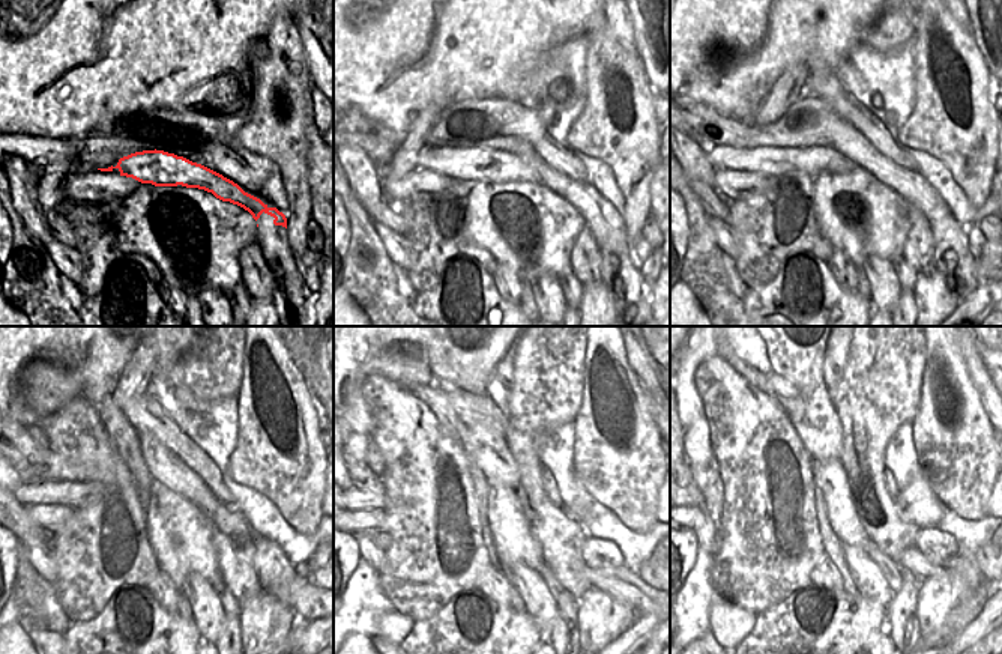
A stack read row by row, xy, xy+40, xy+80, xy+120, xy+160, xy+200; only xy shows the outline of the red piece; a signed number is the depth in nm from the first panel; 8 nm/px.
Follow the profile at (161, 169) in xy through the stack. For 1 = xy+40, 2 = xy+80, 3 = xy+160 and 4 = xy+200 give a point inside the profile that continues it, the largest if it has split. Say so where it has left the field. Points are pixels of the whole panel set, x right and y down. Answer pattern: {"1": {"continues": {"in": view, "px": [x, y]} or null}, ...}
{"1": {"continues": {"in": "xy+40", "px": [479, 164]}}, "2": {"continues": {"in": "xy+80", "px": [772, 161]}}, "3": {"continues": {"in": "xy+160", "px": [364, 498]}}, "4": {"continues": {"in": "xy+200", "px": [700, 499]}}}

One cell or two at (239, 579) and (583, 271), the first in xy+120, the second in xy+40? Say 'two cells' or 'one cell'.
one cell

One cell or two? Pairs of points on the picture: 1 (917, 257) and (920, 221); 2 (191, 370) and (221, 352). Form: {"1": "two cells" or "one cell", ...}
{"1": "one cell", "2": "one cell"}

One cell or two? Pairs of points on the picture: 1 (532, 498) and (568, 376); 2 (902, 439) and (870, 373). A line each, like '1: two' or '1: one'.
1: one
2: two

